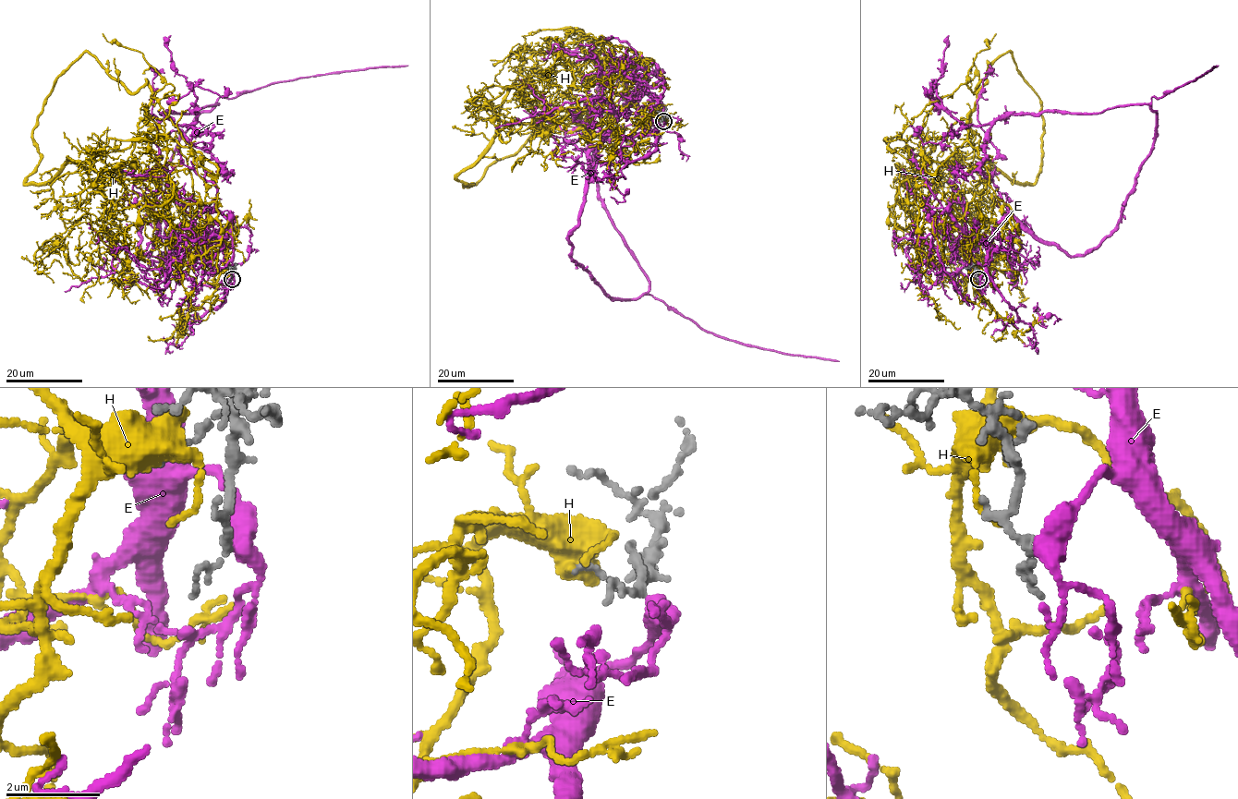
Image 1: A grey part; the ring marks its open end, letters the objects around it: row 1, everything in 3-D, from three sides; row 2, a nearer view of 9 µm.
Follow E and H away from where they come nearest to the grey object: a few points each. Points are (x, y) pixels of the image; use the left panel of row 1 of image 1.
E: (232, 279), (215, 242), (160, 215), (139, 248), (178, 139), (218, 104), (163, 114), (196, 120), (170, 35)
H: (226, 272), (182, 200), (181, 225), (176, 141), (217, 169), (197, 173), (221, 242), (184, 273), (181, 327)

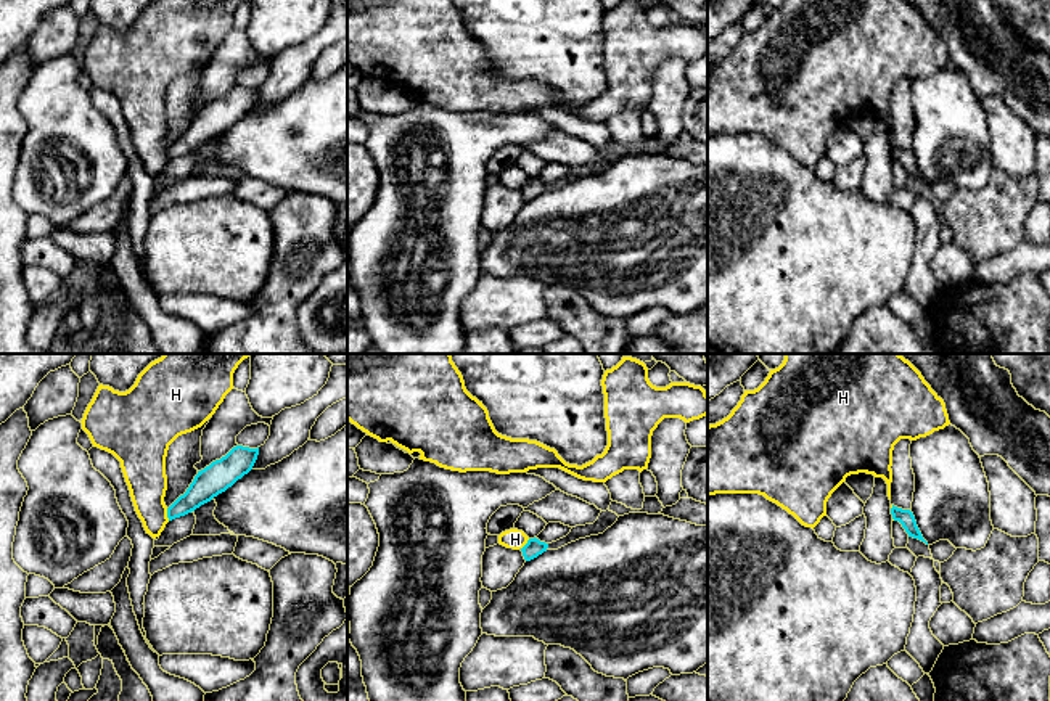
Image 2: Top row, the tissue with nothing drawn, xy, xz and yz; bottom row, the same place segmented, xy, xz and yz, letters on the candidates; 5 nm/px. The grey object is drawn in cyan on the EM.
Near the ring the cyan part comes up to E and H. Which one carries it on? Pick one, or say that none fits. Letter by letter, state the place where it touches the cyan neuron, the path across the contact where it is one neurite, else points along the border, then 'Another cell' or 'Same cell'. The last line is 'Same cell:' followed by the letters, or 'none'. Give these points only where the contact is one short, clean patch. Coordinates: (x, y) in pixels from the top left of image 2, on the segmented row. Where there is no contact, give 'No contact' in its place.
E: No contact. Same cell
H: Touches cyan at xy (168, 515). Boundary: xy (166, 508), (169, 520). Another cell
Same cell: E

